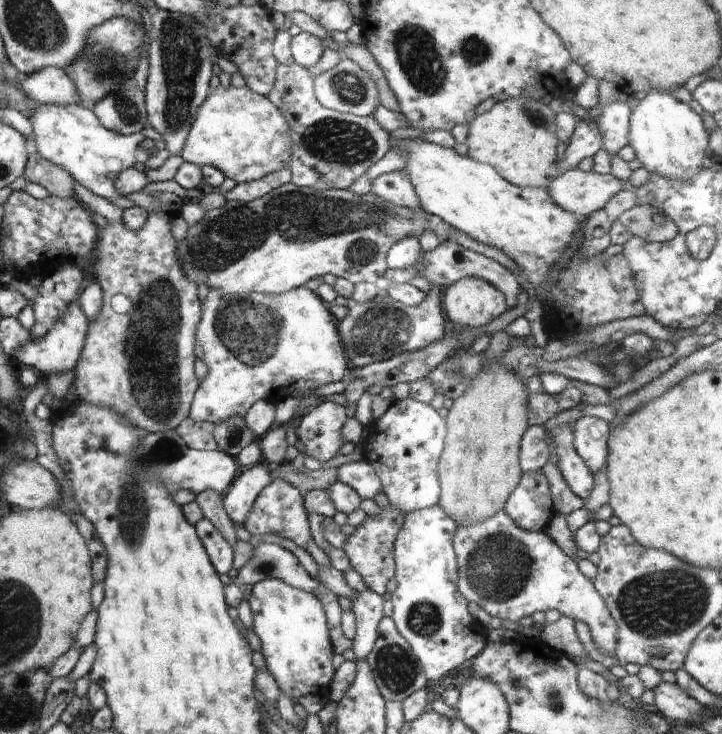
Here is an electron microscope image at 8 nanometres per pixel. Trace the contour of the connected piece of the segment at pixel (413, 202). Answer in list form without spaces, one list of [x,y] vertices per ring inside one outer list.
[[[395,170],[375,177],[370,193],[401,207],[423,210],[406,170]]]

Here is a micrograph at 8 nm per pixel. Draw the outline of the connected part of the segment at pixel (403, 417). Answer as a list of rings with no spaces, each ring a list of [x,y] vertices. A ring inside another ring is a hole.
[[[412,397],[395,401],[365,428],[368,446],[362,446],[363,460],[368,461],[381,480],[381,490],[388,496],[389,504],[405,514],[438,504],[441,491],[437,475],[437,462],[445,447],[447,428],[445,419],[432,405],[418,402]]]

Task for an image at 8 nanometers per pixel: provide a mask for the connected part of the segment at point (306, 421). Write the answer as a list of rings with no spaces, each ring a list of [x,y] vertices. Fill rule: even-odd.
[[[332,400],[322,401],[305,411],[297,437],[304,444],[307,456],[318,459],[321,464],[337,456],[345,442],[341,430],[347,418],[346,406]]]

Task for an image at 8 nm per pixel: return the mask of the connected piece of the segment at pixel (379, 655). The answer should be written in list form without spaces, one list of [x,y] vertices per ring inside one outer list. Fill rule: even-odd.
[[[383,617],[377,626],[378,638],[367,656],[374,682],[386,701],[403,701],[408,695],[428,686],[424,669],[410,645],[398,632],[392,617]]]

